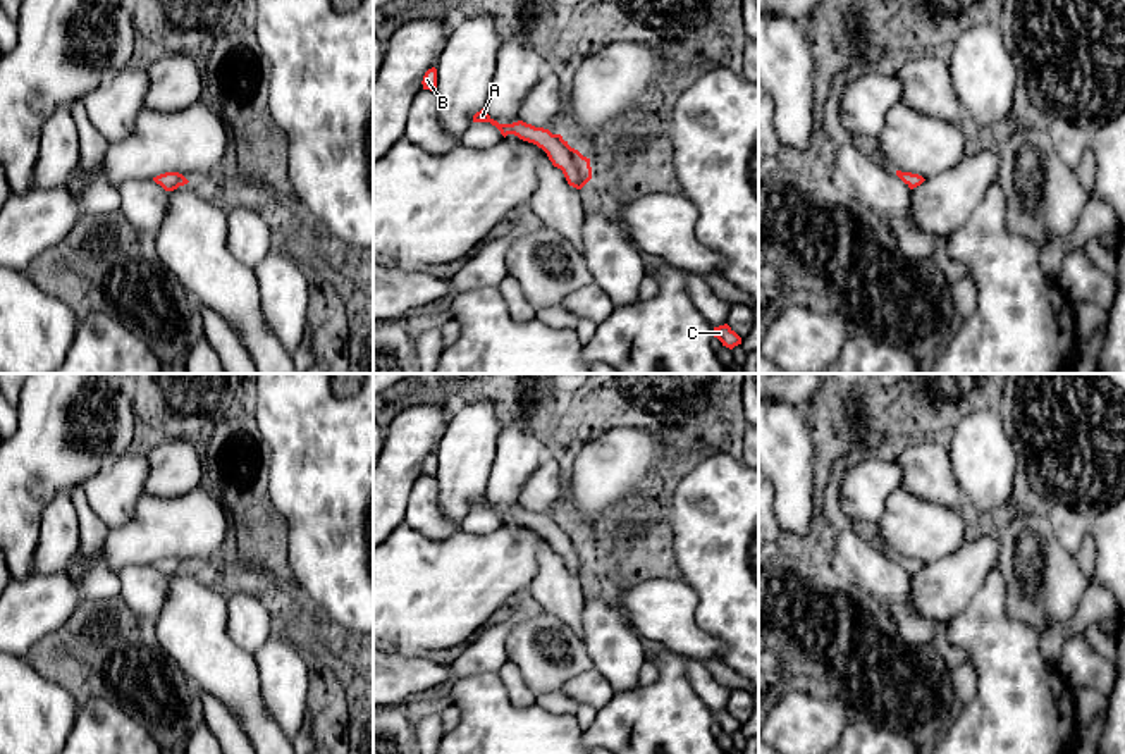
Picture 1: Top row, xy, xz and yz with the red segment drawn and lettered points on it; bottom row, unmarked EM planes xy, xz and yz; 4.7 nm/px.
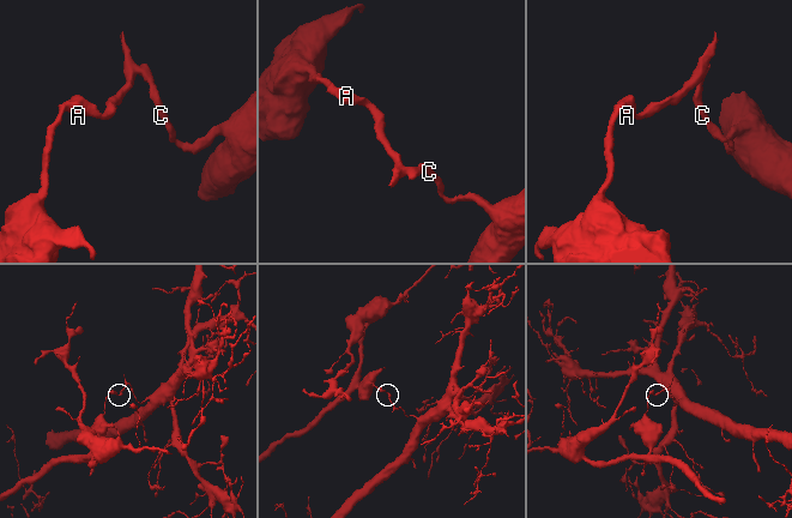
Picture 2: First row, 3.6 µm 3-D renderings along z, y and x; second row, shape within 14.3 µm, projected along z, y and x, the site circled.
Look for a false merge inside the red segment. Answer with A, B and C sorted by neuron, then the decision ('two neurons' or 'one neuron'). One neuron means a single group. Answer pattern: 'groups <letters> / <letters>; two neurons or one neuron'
groups A B / C; two neurons

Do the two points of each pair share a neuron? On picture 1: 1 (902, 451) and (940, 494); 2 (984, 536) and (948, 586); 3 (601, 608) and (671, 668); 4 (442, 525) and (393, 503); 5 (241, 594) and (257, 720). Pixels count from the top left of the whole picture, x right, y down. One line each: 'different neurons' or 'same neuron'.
1: same neuron
2: same neuron
3: different neurons
4: different neurons
5: different neurons

